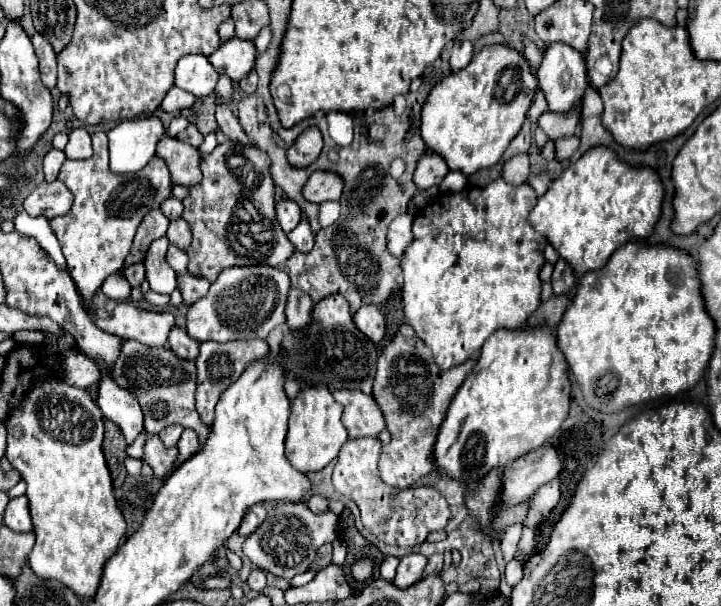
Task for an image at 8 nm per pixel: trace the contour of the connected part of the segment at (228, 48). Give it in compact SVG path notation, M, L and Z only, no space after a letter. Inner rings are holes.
M237 36L223 42L213 52L213 56L209 56L209 62L215 66L215 70L227 74L233 82L243 80L255 68L255 60L257 60L255 44L249 40L241 40Z

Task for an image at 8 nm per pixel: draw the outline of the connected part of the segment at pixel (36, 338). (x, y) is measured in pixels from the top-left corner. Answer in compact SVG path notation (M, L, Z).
M25 330L25 332L15 332L13 340L17 344L41 344L43 342L43 334L41 332L33 332L33 330Z

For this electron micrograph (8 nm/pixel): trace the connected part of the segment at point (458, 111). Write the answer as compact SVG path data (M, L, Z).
M485 46L469 66L443 78L431 90L421 110L421 136L433 152L441 154L451 170L473 174L493 166L519 134L539 84L523 52L507 46Z

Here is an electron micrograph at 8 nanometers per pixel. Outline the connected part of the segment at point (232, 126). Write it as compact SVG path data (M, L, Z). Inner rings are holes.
M225 104L217 106L215 116L217 116L219 130L221 130L229 140L239 142L239 144L251 144L251 140L247 138L247 134L245 134L245 132L243 132L243 128L241 128L241 124L239 124L237 116L235 116L235 114L225 106Z

